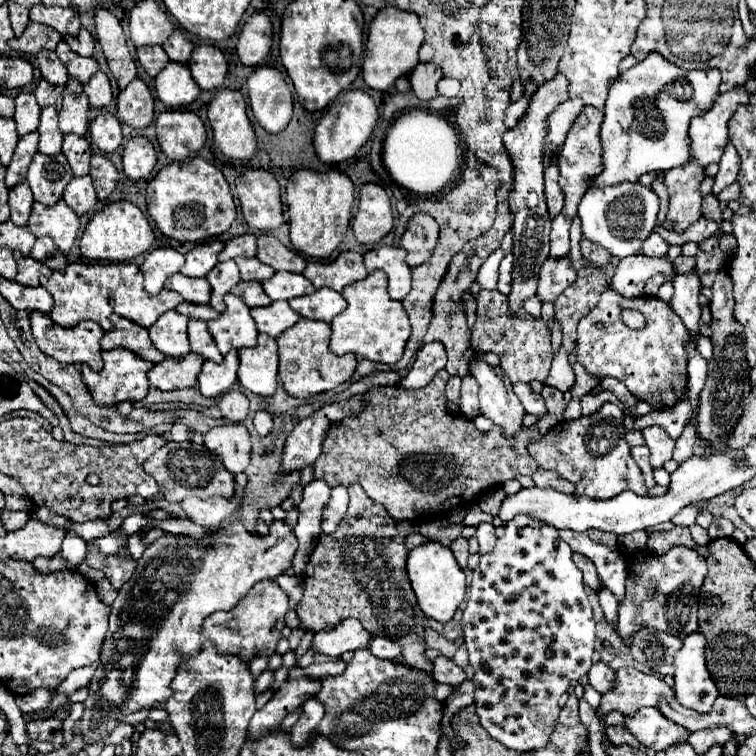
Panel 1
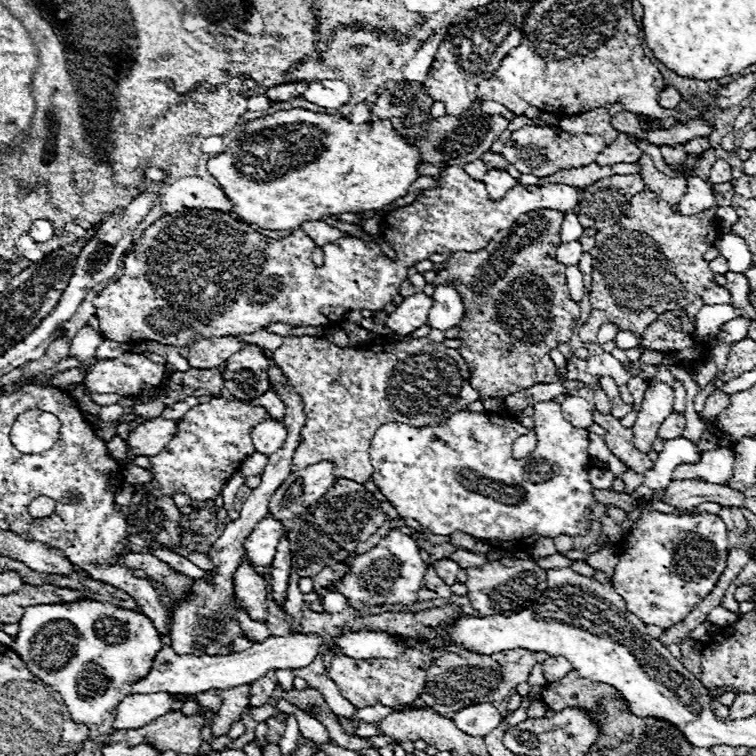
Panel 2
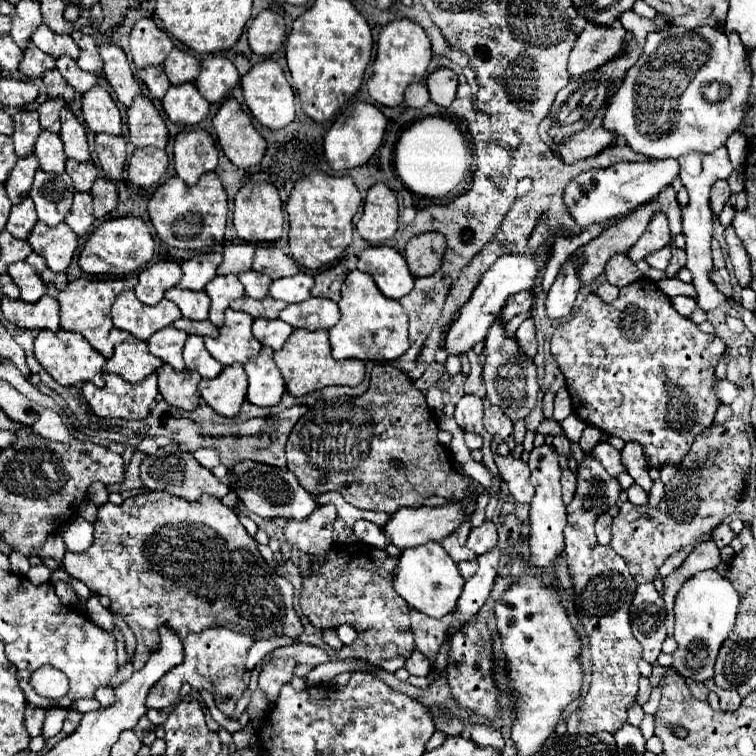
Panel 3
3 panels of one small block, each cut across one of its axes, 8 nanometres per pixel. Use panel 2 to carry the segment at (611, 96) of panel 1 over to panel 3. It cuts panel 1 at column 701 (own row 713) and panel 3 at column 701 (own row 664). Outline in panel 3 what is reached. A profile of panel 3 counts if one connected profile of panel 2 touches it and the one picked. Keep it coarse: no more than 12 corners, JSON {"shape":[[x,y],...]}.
{"shape":[[670,26],[602,126],[648,158],[714,152],[752,72],[738,36]]}

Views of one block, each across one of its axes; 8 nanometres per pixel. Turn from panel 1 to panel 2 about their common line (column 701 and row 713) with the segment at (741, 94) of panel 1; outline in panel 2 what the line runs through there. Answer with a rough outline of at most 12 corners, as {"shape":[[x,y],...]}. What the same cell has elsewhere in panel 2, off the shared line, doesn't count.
{"shape":[[168,692],[130,694],[114,728],[142,728],[172,710]]}

